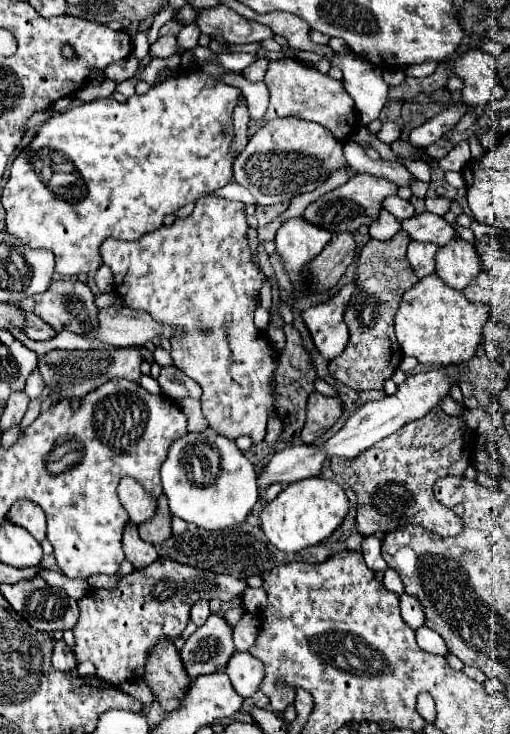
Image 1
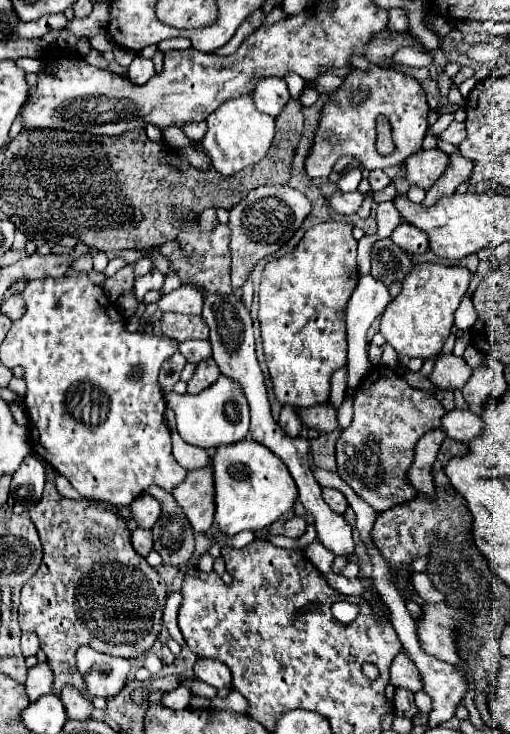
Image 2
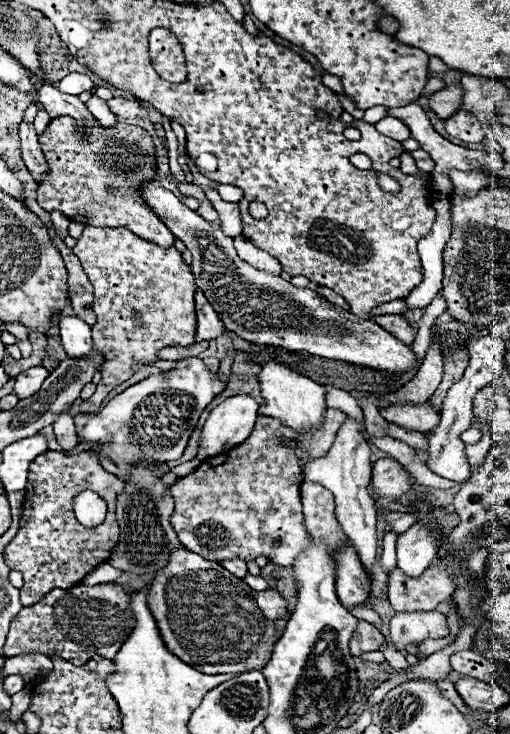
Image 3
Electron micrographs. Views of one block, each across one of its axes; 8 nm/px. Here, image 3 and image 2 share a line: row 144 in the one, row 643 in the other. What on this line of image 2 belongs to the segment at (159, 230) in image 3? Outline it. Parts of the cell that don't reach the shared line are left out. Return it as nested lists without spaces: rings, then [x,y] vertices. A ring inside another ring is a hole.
[[[44,462],[48,468],[46,468],[46,486],[44,486],[44,494],[40,498],[40,502],[36,506],[32,506],[28,510],[28,514],[32,516],[32,522],[36,524],[38,532],[40,532],[40,540],[42,540],[42,546],[44,546],[44,564],[40,566],[40,570],[32,576],[30,582],[26,582],[22,586],[22,598],[20,598],[20,608],[18,608],[18,620],[20,620],[20,628],[22,632],[36,632],[36,636],[40,638],[40,644],[42,644],[42,650],[48,658],[48,666],[50,670],[54,672],[54,688],[52,692],[56,696],[60,696],[60,690],[64,686],[74,686],[78,688],[80,692],[86,692],[86,682],[84,682],[84,676],[78,672],[76,668],[76,652],[80,646],[90,646],[102,654],[108,654],[108,656],[120,656],[120,658],[136,658],[136,656],[142,656],[144,652],[148,652],[154,644],[154,640],[158,638],[160,630],[162,630],[162,610],[164,610],[164,604],[166,604],[166,584],[164,580],[158,576],[158,572],[142,558],[134,552],[132,544],[130,544],[130,530],[126,526],[126,522],[122,518],[118,518],[112,510],[92,502],[92,500],[68,500],[64,496],[58,494],[56,486],[54,486],[54,478],[56,478],[56,470]]]

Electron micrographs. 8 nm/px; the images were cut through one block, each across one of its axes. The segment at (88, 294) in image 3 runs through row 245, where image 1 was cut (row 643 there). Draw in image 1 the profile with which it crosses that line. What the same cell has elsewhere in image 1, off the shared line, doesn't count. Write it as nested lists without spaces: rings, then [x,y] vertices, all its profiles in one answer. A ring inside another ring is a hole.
[[[56,640],[54,644],[54,654],[52,654],[52,666],[62,672],[70,672],[76,668],[76,658],[64,644],[64,640]]]

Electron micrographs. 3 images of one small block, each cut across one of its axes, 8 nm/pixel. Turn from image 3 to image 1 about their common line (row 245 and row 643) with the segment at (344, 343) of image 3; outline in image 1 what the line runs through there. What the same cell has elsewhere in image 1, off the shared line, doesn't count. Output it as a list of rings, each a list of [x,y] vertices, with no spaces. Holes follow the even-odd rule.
[[[212,614],[184,642],[180,650],[180,658],[188,672],[188,678],[194,680],[200,674],[222,672],[232,652],[234,652],[232,628],[224,622],[222,616]]]

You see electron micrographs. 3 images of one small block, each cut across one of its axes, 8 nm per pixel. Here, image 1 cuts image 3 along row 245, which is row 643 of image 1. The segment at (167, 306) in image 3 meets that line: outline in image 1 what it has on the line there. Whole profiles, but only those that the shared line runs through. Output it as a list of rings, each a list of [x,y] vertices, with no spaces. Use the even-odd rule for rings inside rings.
[[[158,558],[154,564],[124,576],[118,588],[92,590],[78,600],[80,618],[72,630],[76,638],[76,660],[90,660],[96,666],[96,676],[114,686],[140,678],[148,650],[162,636],[174,640],[182,634],[190,618],[190,606],[196,600],[218,598],[230,602],[242,598],[246,588],[248,584],[234,576],[214,572],[202,574],[198,568],[170,558]]]

